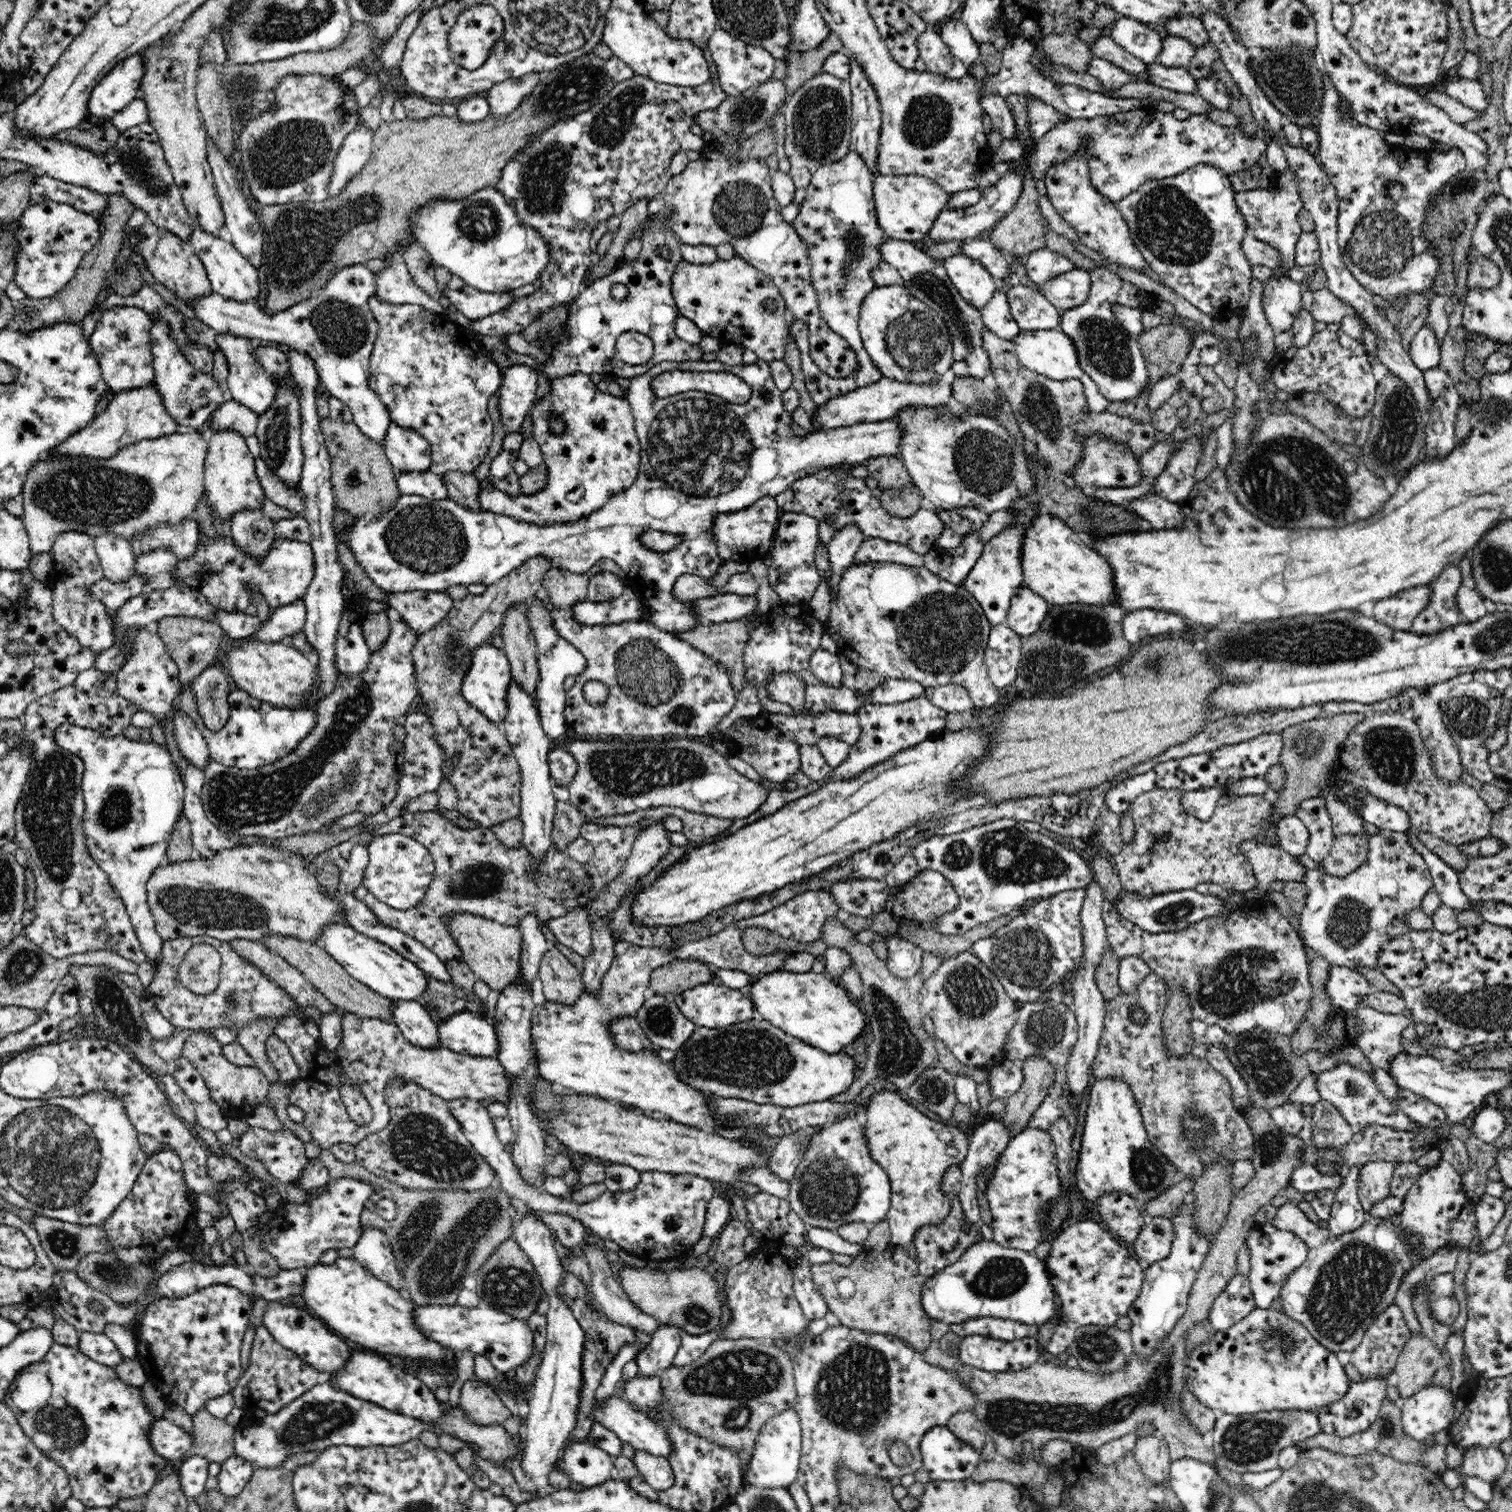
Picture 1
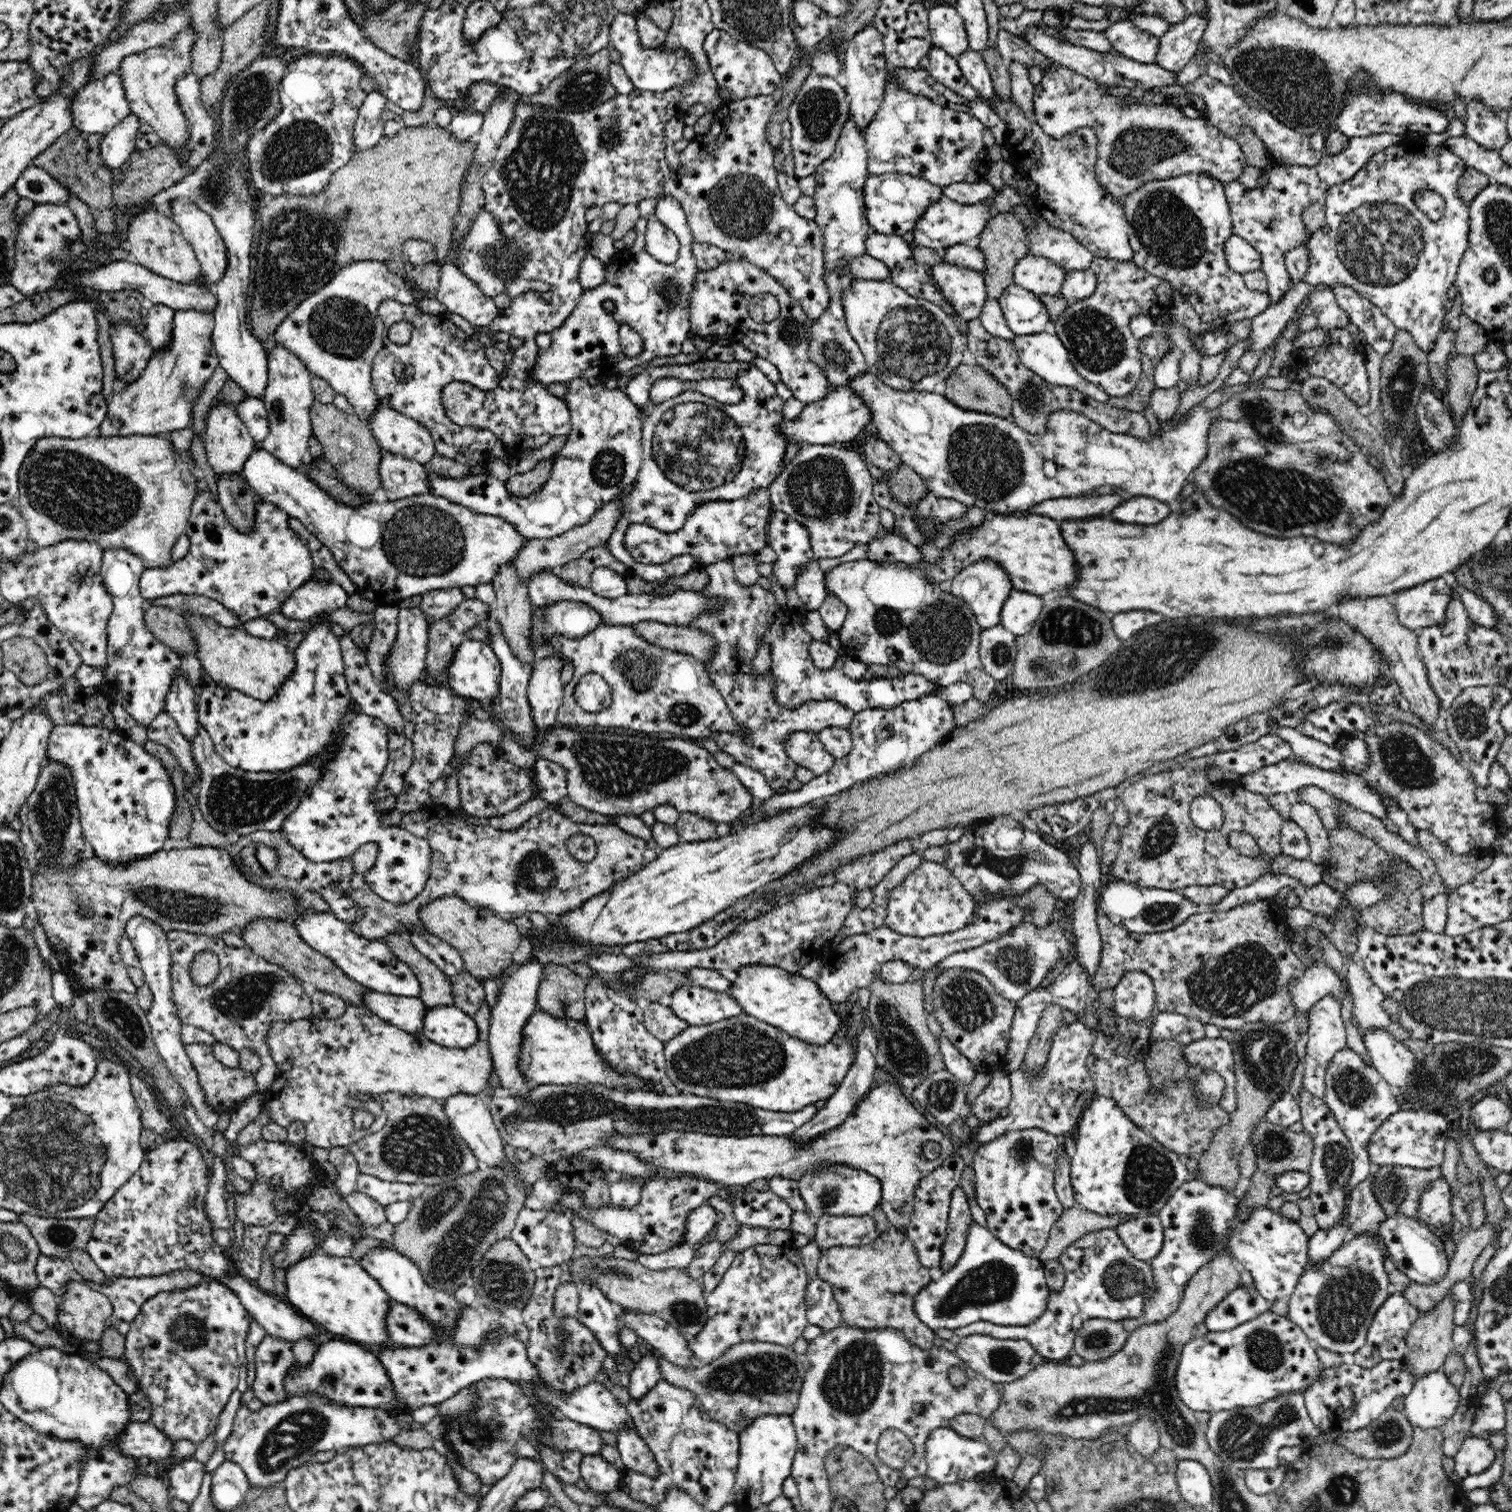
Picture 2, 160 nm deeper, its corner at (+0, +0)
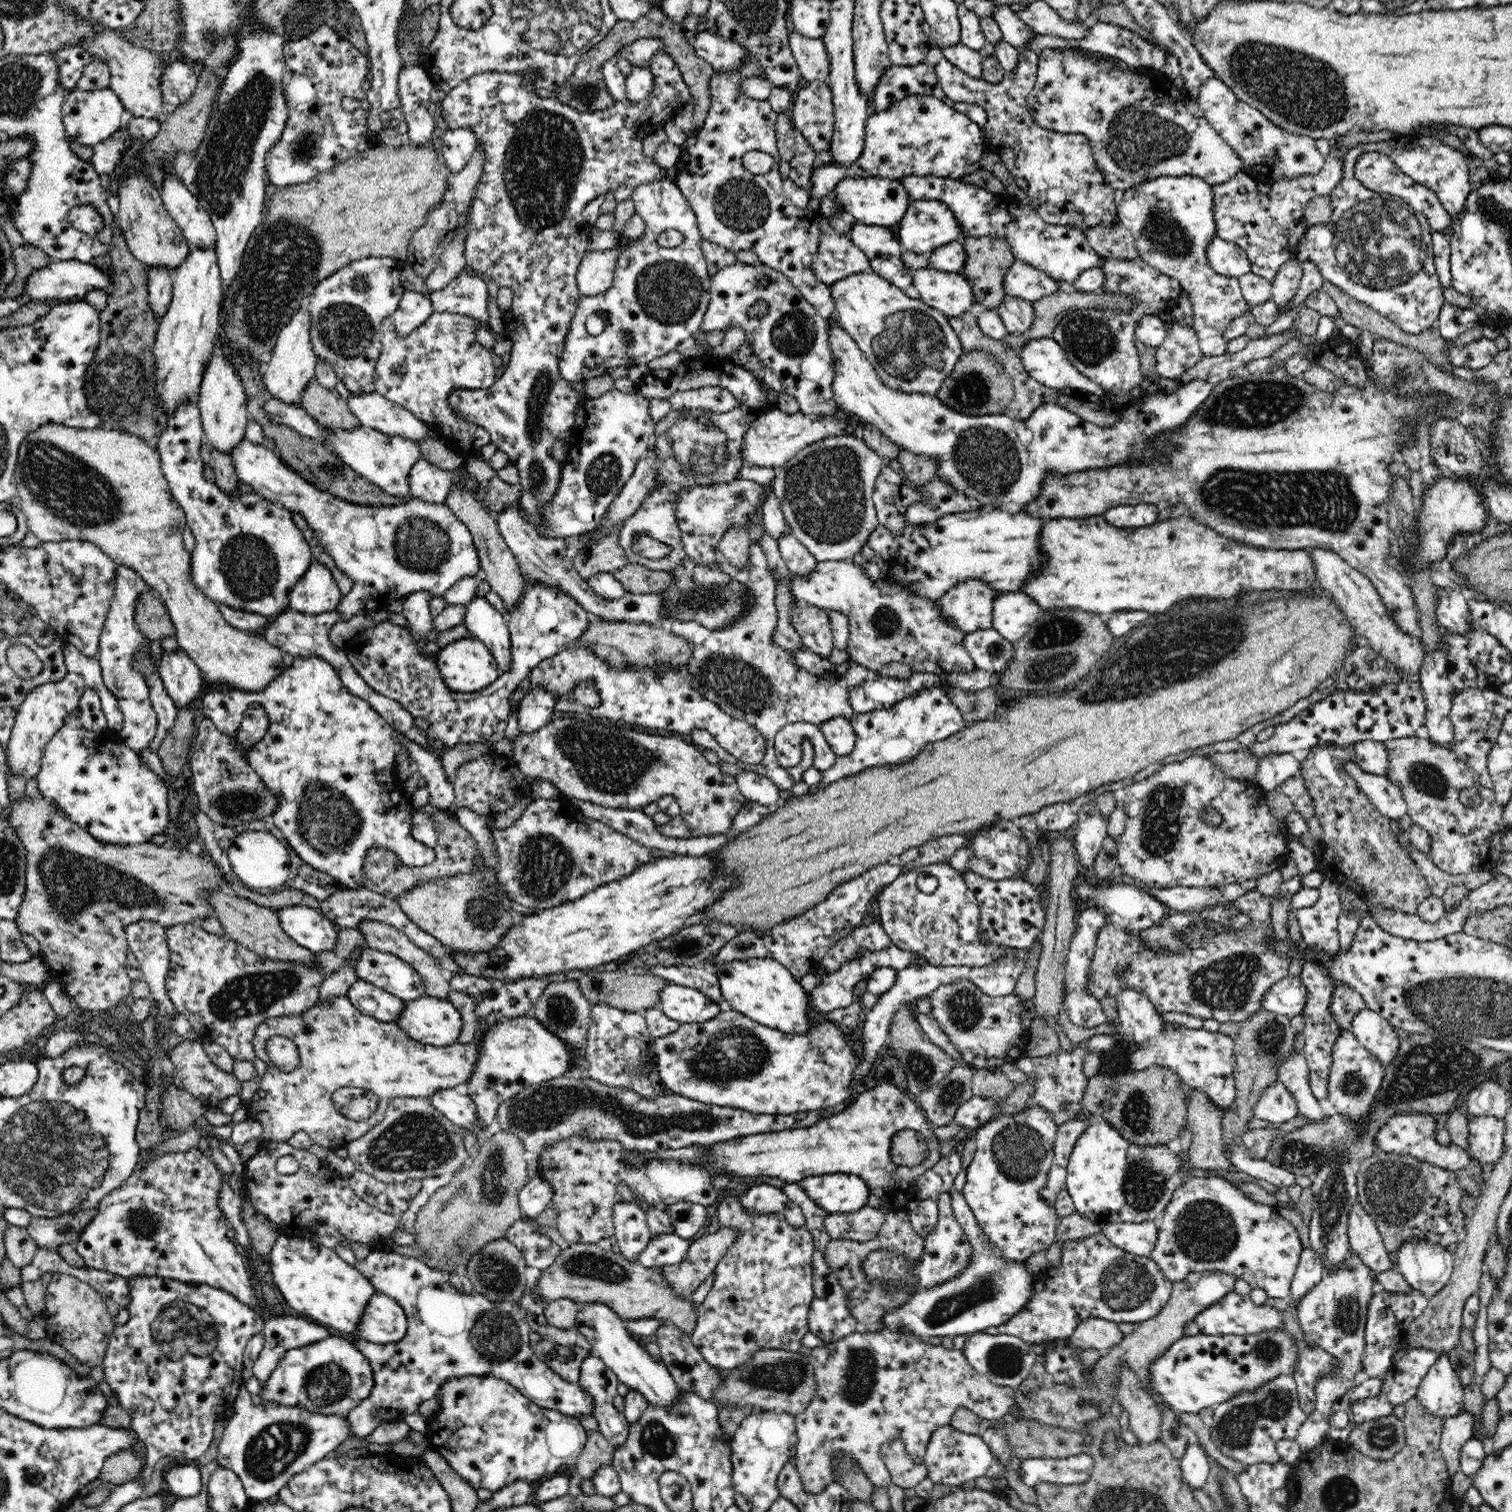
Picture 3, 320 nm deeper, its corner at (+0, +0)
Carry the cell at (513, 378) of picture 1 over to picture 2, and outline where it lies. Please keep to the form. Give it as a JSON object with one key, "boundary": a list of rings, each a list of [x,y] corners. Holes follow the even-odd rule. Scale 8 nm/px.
{"boundary":[[[666,195],[660,197],[652,214],[678,237],[680,243],[678,258],[672,264],[664,264],[650,255],[645,249],[646,219],[640,217],[635,224],[637,232],[635,241],[622,250],[616,250],[607,264],[604,282],[596,288],[584,289],[572,314],[562,322],[562,326],[552,330],[552,345],[548,350],[540,353],[537,358],[537,368],[533,373],[535,382],[548,386],[556,382],[566,384],[576,378],[588,380],[596,377],[603,380],[614,375],[626,374],[635,366],[641,366],[656,357],[676,356],[682,352],[682,343],[688,340],[691,334],[688,298],[694,290],[694,280],[699,270],[696,266],[696,257],[692,253],[694,237],[692,237],[692,231],[688,229],[686,213],[676,198]],[[620,324],[628,324],[638,331],[638,335],[644,340],[644,350],[638,356],[628,357],[622,352],[619,339]]]}

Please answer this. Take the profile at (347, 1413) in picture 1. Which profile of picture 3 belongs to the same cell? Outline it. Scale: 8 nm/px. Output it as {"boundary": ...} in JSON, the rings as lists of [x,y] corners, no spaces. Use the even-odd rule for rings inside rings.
{"boundary":[[[245,1384],[240,1387],[233,1404],[235,1413],[228,1421],[224,1436],[218,1444],[217,1462],[222,1468],[233,1470],[242,1481],[250,1500],[270,1499],[286,1486],[289,1478],[304,1472],[312,1463],[318,1462],[333,1453],[345,1440],[352,1436],[347,1418],[340,1414],[314,1414],[299,1406],[278,1406],[273,1402],[252,1403]]]}

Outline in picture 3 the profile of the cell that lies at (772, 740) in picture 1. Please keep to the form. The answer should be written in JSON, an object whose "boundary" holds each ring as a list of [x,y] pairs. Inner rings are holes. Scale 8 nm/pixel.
{"boundary":[[[751,542],[749,550],[748,564],[741,569],[730,565],[727,560],[720,562],[722,571],[744,583],[744,589],[748,591],[747,612],[736,623],[718,630],[708,630],[708,627],[692,620],[674,621],[668,627],[672,634],[685,638],[691,644],[692,656],[686,664],[691,677],[690,686],[710,702],[715,702],[726,714],[753,724],[766,741],[766,754],[762,762],[750,765],[728,754],[705,730],[694,729],[686,738],[698,748],[713,750],[724,762],[732,762],[741,770],[753,770],[768,777],[780,790],[791,790],[796,782],[802,781],[804,772],[798,766],[780,766],[774,750],[775,734],[793,722],[821,725],[837,716],[852,718],[855,712],[850,706],[850,690],[871,680],[873,675],[853,660],[849,660],[847,673],[836,674],[836,677],[816,677],[814,673],[794,666],[790,651],[772,641],[772,632],[776,630],[779,616],[775,605],[776,584],[768,571],[766,554],[758,542]]]}

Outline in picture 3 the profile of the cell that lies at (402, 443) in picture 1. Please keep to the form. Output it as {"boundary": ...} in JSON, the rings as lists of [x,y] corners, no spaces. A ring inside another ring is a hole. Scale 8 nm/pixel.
{"boundary":[[[375,390],[368,394],[350,393],[347,404],[361,424],[368,428],[407,438],[418,446],[422,439],[430,437],[432,428],[424,421]]]}

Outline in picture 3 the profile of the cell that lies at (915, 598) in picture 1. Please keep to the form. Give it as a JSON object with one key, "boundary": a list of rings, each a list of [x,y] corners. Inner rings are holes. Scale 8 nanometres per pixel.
{"boundary":[[[850,559],[837,561],[818,561],[811,575],[798,577],[790,574],[791,593],[795,600],[808,603],[815,607],[823,608],[824,611],[838,611],[848,618],[848,660],[857,662],[860,666],[870,670],[873,678],[881,677],[878,673],[880,668],[889,662],[906,663],[910,668],[921,673],[934,673],[945,680],[949,672],[968,672],[976,669],[972,657],[963,645],[965,633],[958,630],[951,622],[944,621],[944,615],[940,613],[939,604],[936,600],[920,598],[905,586],[897,582],[888,582],[880,587],[872,582],[855,562]]]}

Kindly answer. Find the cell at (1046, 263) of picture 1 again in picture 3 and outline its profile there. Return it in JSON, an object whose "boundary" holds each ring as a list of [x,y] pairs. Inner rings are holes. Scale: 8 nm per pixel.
{"boundary":[[[1015,260],[1004,275],[1005,294],[1036,302],[1059,290],[1059,283],[1034,266]]]}

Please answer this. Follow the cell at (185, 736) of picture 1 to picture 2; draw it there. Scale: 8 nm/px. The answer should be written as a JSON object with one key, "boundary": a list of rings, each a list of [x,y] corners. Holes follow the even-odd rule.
{"boundary":[[[182,672],[172,681],[171,691],[165,700],[165,711],[174,717],[174,721],[178,723],[180,731],[189,742],[192,742],[198,734],[200,726],[196,710],[197,703],[194,702],[194,696],[197,695],[196,689],[199,688],[194,688]]]}

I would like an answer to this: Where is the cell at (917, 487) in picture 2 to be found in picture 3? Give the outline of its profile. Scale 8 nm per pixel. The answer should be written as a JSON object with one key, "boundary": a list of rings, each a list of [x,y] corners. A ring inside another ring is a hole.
{"boundary":[[[901,449],[897,460],[903,469],[902,481],[908,485],[922,486],[937,477],[938,465],[935,458]]]}

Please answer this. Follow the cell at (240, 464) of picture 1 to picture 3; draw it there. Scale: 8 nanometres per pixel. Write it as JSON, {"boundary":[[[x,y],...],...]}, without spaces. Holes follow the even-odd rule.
{"boundary":[[[217,346],[212,356],[208,358],[208,366],[199,390],[200,400],[196,403],[201,415],[204,440],[212,447],[216,447],[216,450],[230,454],[231,450],[245,438],[246,424],[250,418],[246,391],[234,364],[227,360],[223,350]]]}

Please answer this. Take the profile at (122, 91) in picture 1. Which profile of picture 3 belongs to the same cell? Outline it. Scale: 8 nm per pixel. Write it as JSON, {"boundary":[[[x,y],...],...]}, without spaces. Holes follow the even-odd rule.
{"boundary":[[[110,87],[102,88],[102,90],[74,88],[65,96],[61,109],[66,135],[76,144],[93,147],[95,144],[106,141],[113,133],[124,127],[125,106]]]}

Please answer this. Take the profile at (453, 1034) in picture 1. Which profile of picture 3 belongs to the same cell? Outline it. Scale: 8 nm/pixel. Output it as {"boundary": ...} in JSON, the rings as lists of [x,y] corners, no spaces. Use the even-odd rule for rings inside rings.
{"boundary":[[[422,996],[413,1001],[405,1001],[403,1013],[395,1020],[395,1023],[416,1042],[445,1047],[457,1042],[460,1031],[462,1030],[463,1018],[461,1012],[446,999]]]}

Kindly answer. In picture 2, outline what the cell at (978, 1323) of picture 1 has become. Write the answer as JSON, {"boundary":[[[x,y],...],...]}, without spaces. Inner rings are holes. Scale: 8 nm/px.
{"boundary":[[[1102,1228],[1084,1234],[1072,1242],[1058,1260],[1065,1269],[1065,1283],[1060,1291],[1051,1291],[1047,1310],[1029,1326],[1001,1326],[979,1321],[957,1329],[955,1339],[974,1334],[1000,1340],[1027,1341],[1045,1361],[1062,1362],[1074,1349],[1074,1342],[1084,1322],[1091,1319],[1122,1321],[1136,1318],[1145,1312],[1148,1299],[1156,1293],[1152,1269],[1149,1263],[1136,1258],[1122,1242],[1115,1229]]]}

